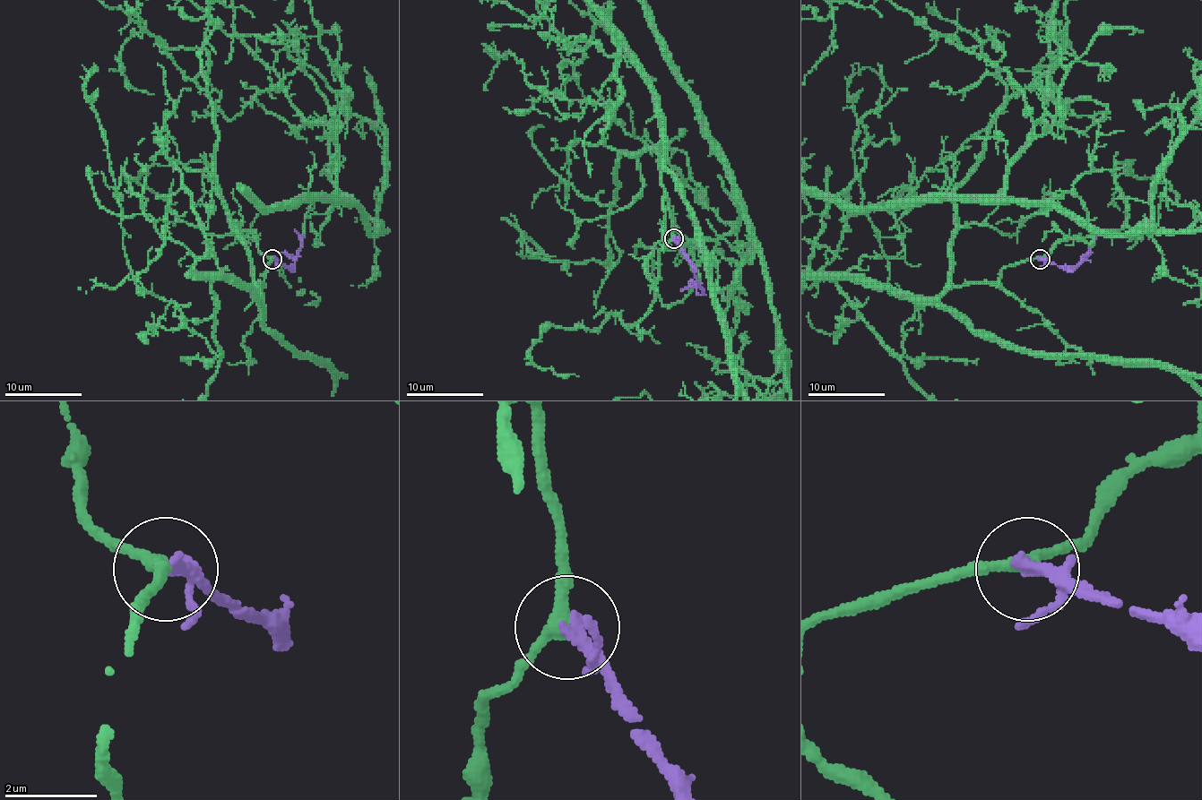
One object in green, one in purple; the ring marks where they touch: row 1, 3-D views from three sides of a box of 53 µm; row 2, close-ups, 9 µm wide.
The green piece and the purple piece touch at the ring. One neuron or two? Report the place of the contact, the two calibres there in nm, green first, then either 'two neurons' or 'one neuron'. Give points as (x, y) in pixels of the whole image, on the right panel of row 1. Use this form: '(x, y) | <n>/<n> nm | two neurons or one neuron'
(1040, 259) | 280/180 nm | two neurons

